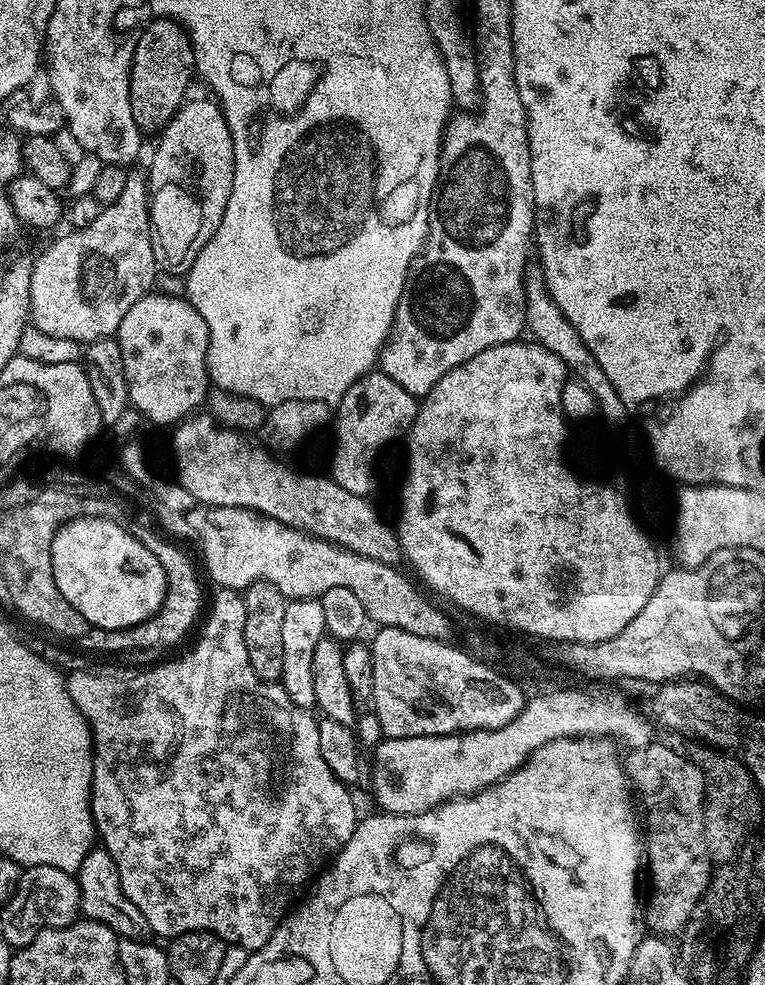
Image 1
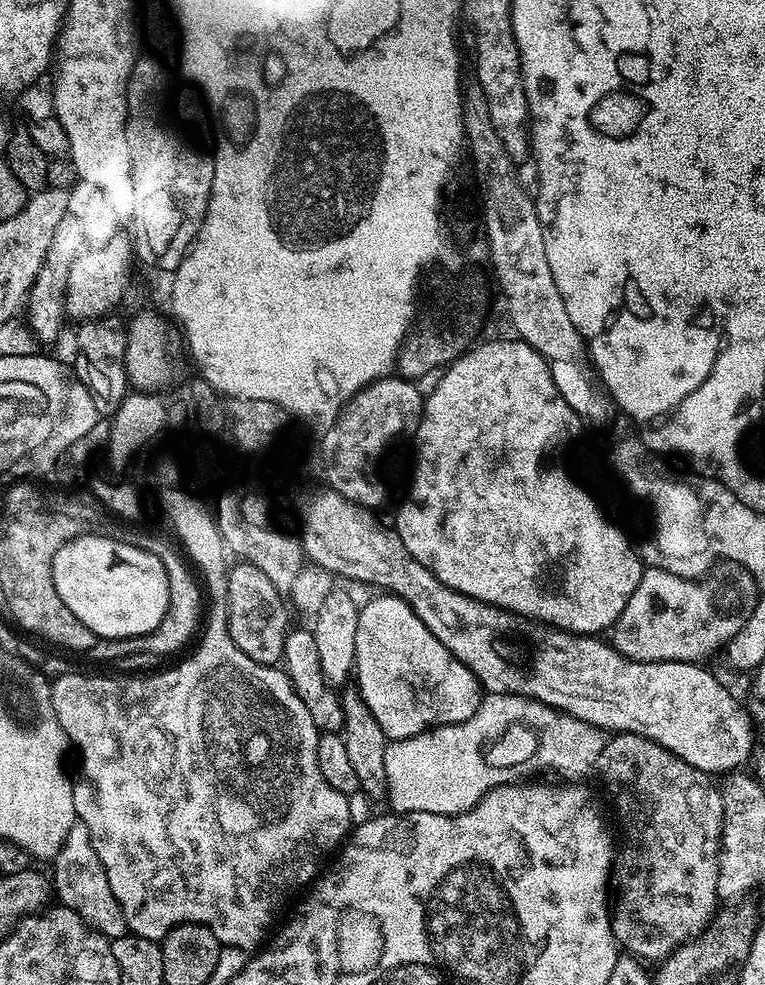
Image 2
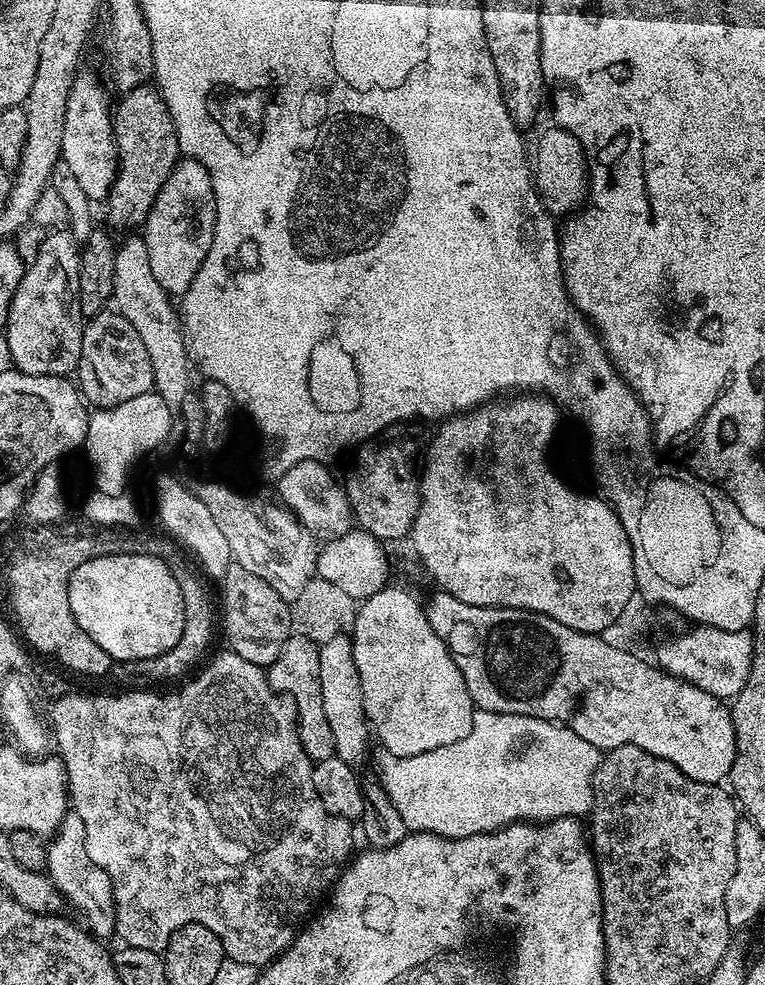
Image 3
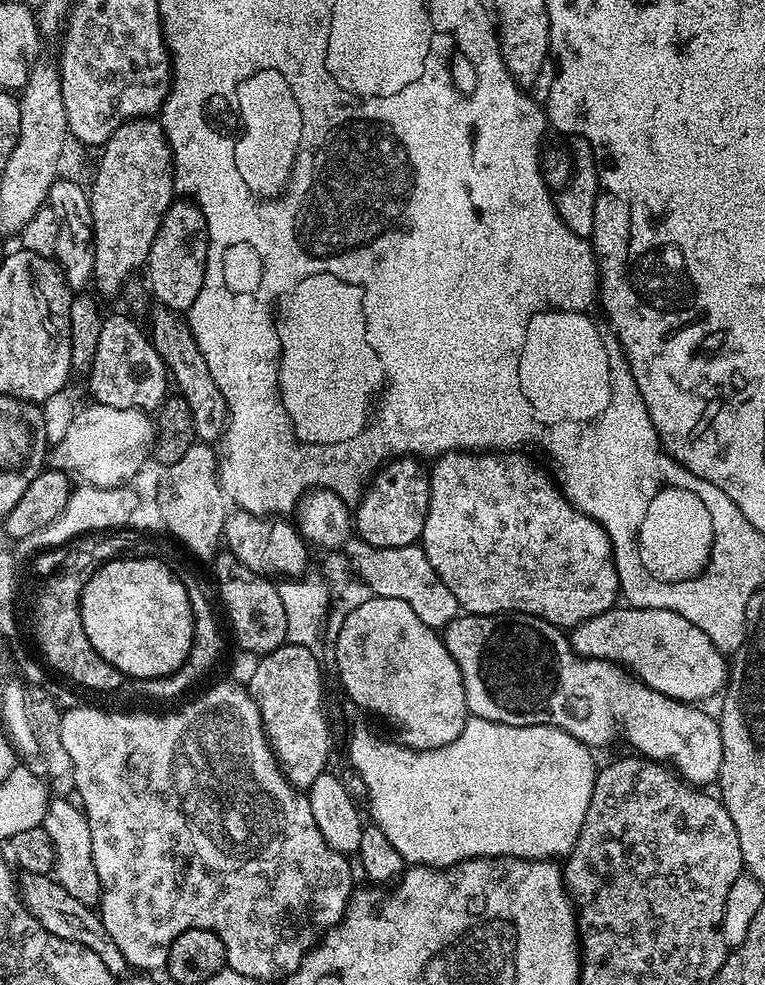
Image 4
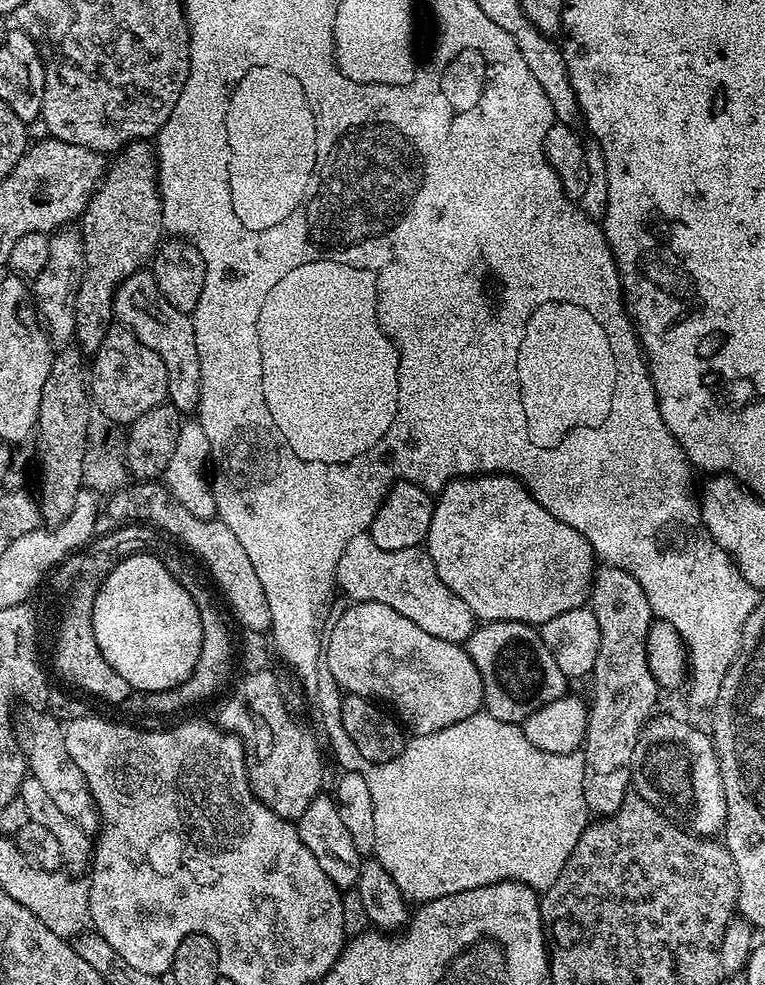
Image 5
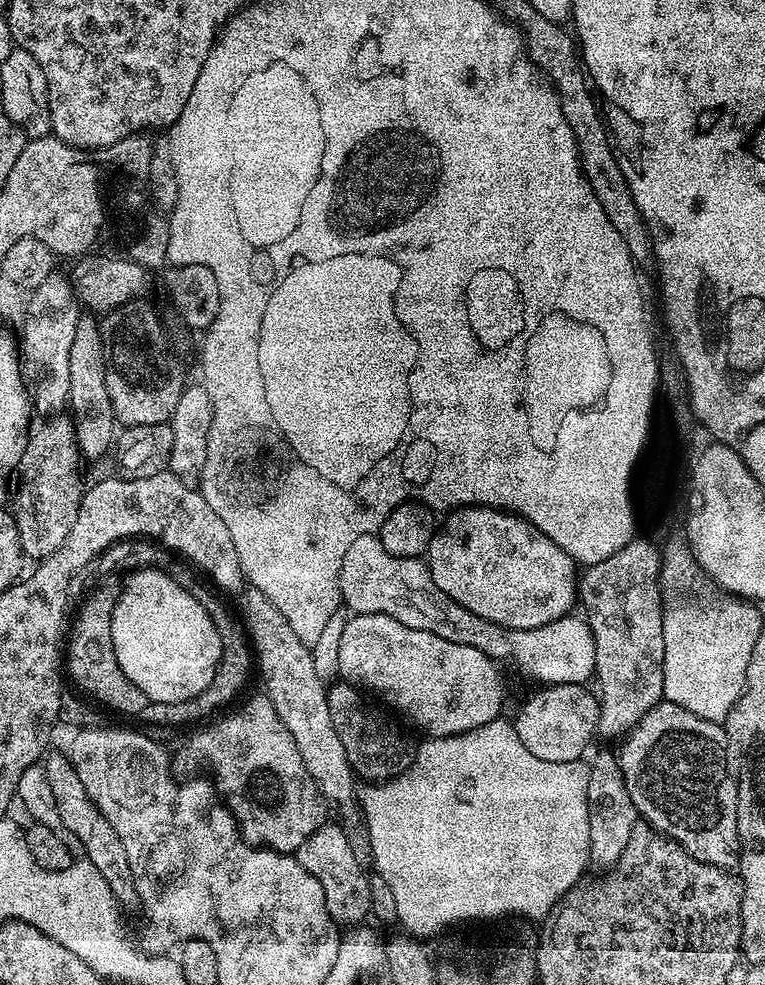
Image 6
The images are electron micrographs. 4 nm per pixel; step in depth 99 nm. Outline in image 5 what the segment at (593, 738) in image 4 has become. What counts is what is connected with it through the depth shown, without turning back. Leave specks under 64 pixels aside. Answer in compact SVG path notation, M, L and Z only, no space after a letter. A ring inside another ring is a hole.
M489 620L476 626L466 647L484 687L483 707L502 722L523 725L536 710L569 691L569 677L559 669L539 631L517 620Z

